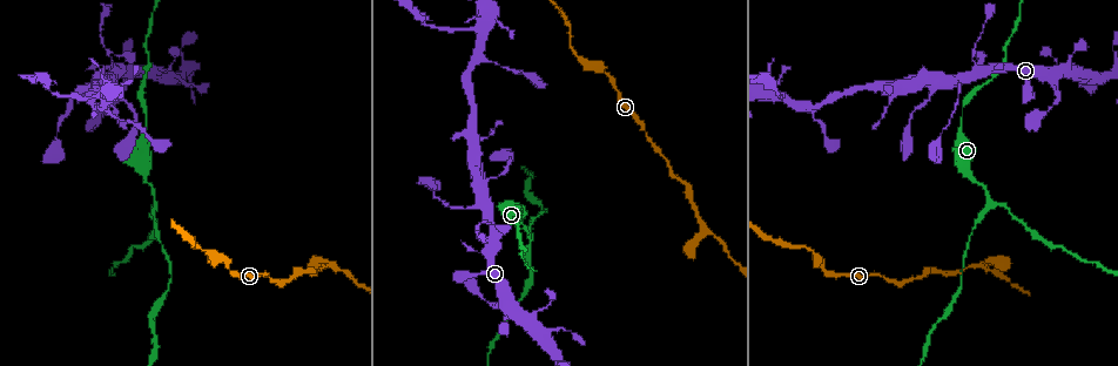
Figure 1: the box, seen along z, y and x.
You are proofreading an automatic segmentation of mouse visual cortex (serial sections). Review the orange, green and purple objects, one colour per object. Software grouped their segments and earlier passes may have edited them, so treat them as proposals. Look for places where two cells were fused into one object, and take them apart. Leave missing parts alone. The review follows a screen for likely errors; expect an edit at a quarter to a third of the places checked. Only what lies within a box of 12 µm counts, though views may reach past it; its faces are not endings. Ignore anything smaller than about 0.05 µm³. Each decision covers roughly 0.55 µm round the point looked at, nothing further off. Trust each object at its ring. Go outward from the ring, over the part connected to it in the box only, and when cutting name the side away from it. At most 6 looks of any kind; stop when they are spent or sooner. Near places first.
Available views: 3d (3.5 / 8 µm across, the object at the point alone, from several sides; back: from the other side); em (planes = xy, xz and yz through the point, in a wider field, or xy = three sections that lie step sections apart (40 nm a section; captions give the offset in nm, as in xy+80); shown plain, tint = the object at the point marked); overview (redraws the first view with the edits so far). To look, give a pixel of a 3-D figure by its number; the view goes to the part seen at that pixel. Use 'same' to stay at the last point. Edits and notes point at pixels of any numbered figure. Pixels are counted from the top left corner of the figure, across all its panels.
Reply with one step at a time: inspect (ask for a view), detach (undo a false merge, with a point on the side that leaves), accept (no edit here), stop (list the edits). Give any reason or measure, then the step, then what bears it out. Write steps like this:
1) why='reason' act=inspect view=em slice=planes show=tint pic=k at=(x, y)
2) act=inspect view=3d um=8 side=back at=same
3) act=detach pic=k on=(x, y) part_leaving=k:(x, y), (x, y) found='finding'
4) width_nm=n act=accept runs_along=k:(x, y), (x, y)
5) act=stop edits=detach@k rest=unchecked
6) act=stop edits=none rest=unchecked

why='thin neck' act=inspect view=em slice=xy step=2 show=tint pic=1 at=(452, 209)

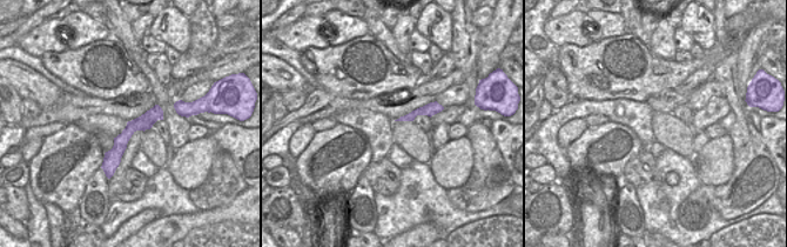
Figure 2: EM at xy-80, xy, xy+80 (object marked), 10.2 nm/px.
act=inspect view=3d um=3.5 at=same

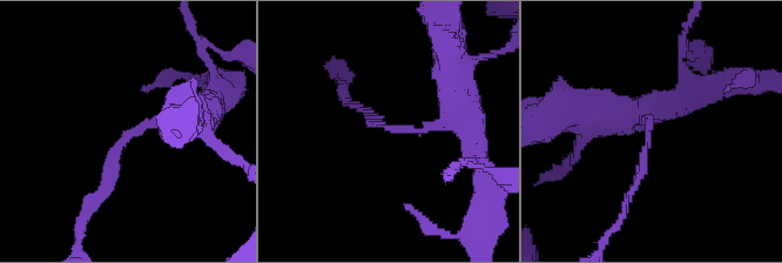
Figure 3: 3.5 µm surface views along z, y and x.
arm_widths_nm=150,200 act=accept found='one cell here'

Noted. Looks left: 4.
why='two arms in line, one across' act=inspect view=3d um=8 pic=1 at=(532, 239)

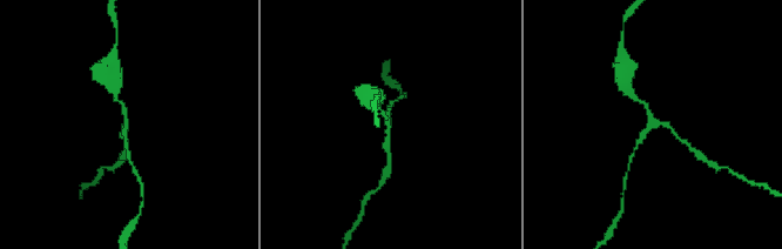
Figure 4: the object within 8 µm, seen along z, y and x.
why='zoom in' act=inspect view=3d um=3.5 pic=4 at=(648, 118)

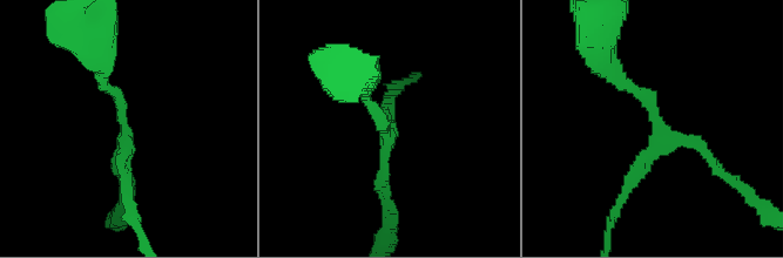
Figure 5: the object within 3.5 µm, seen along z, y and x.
arms=3 arm_widths_nm=150,150,150 why='need the tissue' act=inspect view=em slice=xy step=3 show=tint pic=5 at=(389, 133)

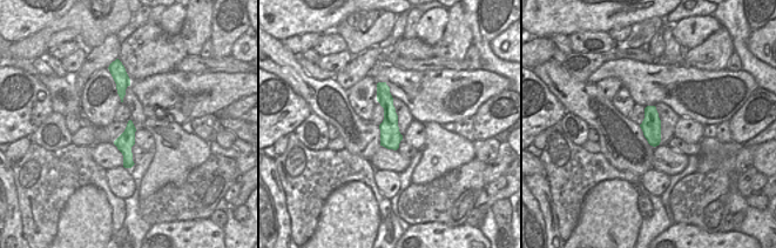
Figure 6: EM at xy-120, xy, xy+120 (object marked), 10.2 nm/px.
act=accept found='one cell here'

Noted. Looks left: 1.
act=stop edits=none rest=unchecked

